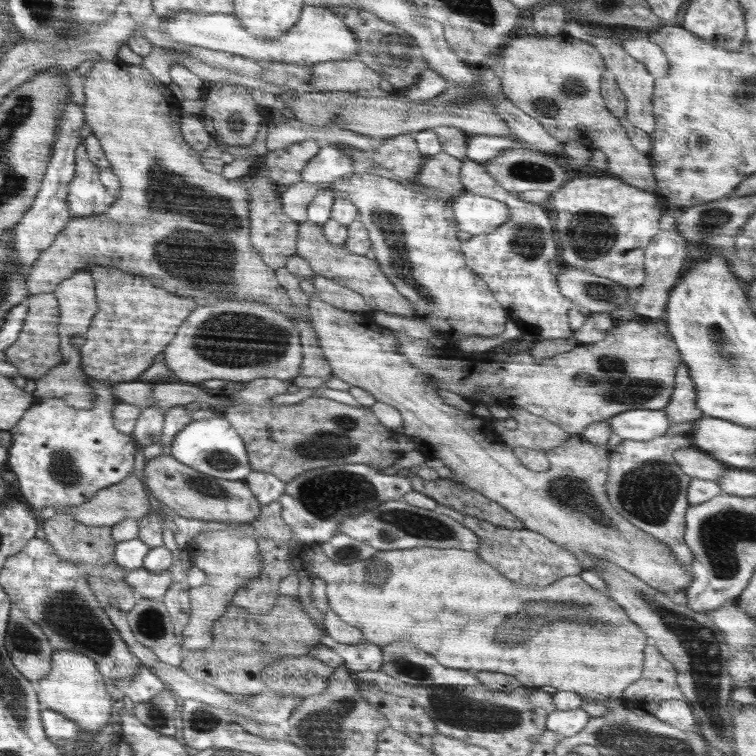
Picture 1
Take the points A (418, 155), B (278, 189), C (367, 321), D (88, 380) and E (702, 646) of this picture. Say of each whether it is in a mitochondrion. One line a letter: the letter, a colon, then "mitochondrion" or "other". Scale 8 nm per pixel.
A: other
B: other
C: other
D: other
E: mitochondrion

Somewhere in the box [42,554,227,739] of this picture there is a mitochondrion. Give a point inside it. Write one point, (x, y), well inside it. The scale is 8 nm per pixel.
(152, 623)

